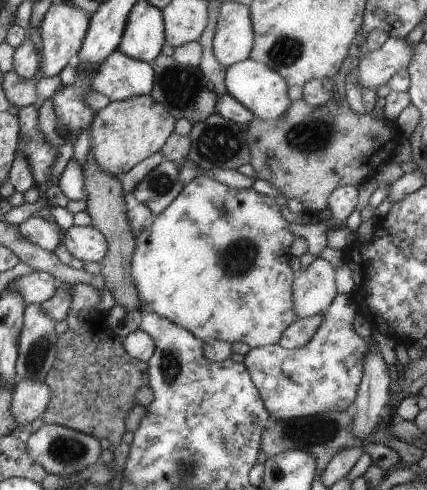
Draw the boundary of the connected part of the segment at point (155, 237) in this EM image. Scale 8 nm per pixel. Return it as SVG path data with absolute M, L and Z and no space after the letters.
M198 174L191 182L182 187L178 196L155 217L154 222L147 229L142 230L135 238L136 248L131 256L131 275L142 304L146 305L153 313L168 318L169 321L189 330L204 343L210 341L246 342L251 349L266 345L270 346L278 343L284 329L297 319L292 292L292 283L296 278L296 273L292 272L289 264L292 258L290 245L294 237L294 234L290 231L290 223L284 219L275 196L263 195L252 189L252 187L232 188L226 183Z

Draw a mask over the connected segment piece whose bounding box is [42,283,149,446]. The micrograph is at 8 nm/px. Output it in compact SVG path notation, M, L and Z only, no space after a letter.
M78 283L73 288L71 307L68 316L65 318L67 320L67 324L69 325L68 330L66 330L59 336L58 342L56 343L56 360L54 361L52 368L45 371L46 377L44 378L44 380L46 381L46 384L50 387L51 397L48 406L46 407L46 410L42 414L44 417L43 424L59 424L89 434L90 436L99 439L106 438L106 440L109 440L110 443L113 443L115 446L118 446L120 443L123 442L122 436L124 436L124 433L127 432L124 420L126 420L128 412L137 405L136 392L138 392L138 390L140 390L140 388L142 388L143 386L149 384L149 366L147 365L147 362L132 358L132 356L128 354L128 351L123 347L123 338L116 335L116 333L114 333L114 331L110 329L106 319L108 314L104 311L99 311L97 307L98 304L100 304L101 296L101 292L91 284Z

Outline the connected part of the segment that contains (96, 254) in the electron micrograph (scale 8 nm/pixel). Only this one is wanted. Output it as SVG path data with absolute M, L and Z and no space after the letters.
M73 225L64 232L63 243L73 258L79 258L85 263L101 262L108 252L106 237L94 225Z

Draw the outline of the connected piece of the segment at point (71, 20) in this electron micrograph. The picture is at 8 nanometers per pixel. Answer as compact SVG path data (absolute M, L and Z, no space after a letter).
M59 2L50 6L38 30L42 39L42 60L39 60L39 66L44 72L44 77L59 74L68 64L68 60L76 56L82 48L90 19L91 16L85 10L72 3Z

